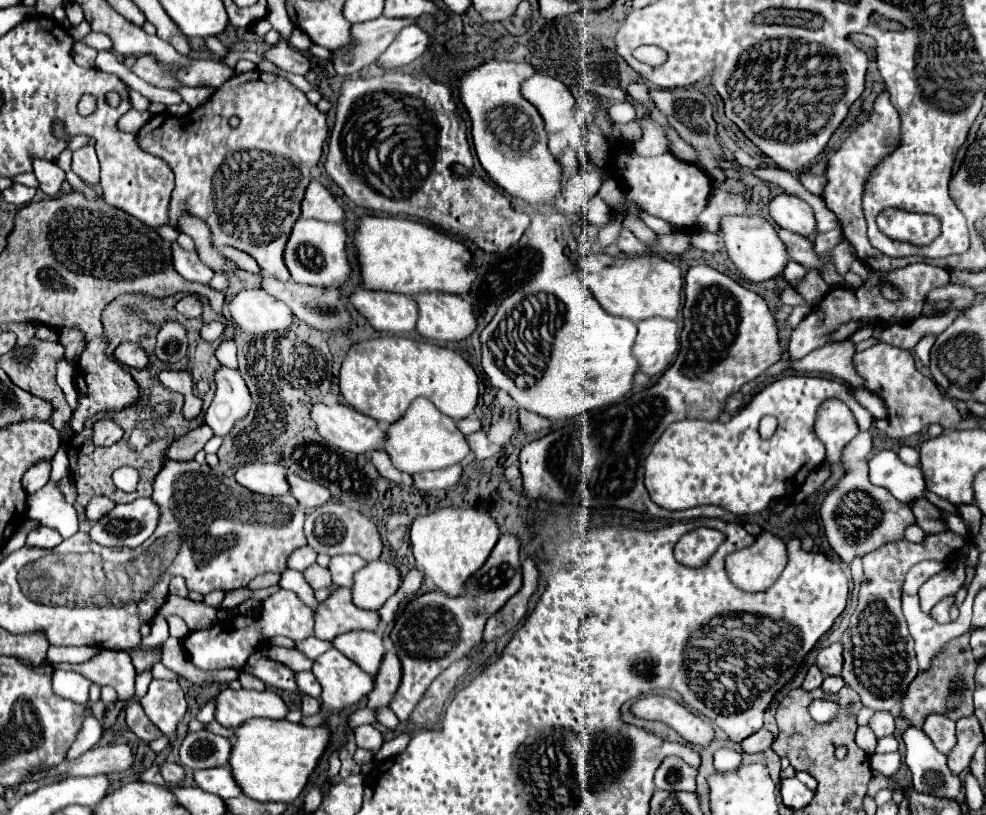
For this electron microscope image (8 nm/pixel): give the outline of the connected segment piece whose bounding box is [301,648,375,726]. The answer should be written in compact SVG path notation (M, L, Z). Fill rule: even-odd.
M331 648L329 652L325 652L323 656L319 656L313 664L313 674L317 676L317 680L321 682L323 686L323 692L321 692L321 708L315 716L305 716L301 722L305 722L307 726L319 726L321 722L327 720L329 714L337 714L341 712L343 708L349 708L349 706L355 706L363 696L367 696L371 690L373 690L373 678L363 672L353 660L349 660L347 656L343 656L339 650Z

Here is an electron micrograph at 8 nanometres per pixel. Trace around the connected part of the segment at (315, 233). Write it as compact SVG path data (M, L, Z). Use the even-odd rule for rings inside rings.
M299 218L291 232L291 240L287 242L285 264L295 282L321 288L341 288L351 276L351 264L347 260L345 248L347 248L347 234L343 226Z

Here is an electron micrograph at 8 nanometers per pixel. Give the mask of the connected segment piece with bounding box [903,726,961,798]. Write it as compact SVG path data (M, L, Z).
M909 726L903 732L903 742L907 746L907 756L905 756L905 764L909 766L909 770L913 772L913 788L917 792L931 792L933 796L943 796L943 798L957 798L959 790L961 790L961 782L957 776L951 776L951 770L947 768L947 756L941 754L935 744L931 742L931 738L915 726Z

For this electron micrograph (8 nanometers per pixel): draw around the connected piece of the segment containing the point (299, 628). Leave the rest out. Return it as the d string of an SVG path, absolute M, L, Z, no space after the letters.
M277 590L275 594L271 594L269 598L265 598L261 602L261 612L257 616L259 616L259 620L253 618L253 616L235 616L235 618L223 620L221 624L217 624L213 628L191 632L187 638L183 638L183 648L187 650L189 660L199 670L223 670L223 668L237 668L237 670L241 670L247 664L247 658L253 652L257 652L257 644L261 646L263 640L269 640L273 636L289 636L291 640L299 642L299 640L305 640L307 636L313 634L313 612L293 592L289 592L289 590Z

